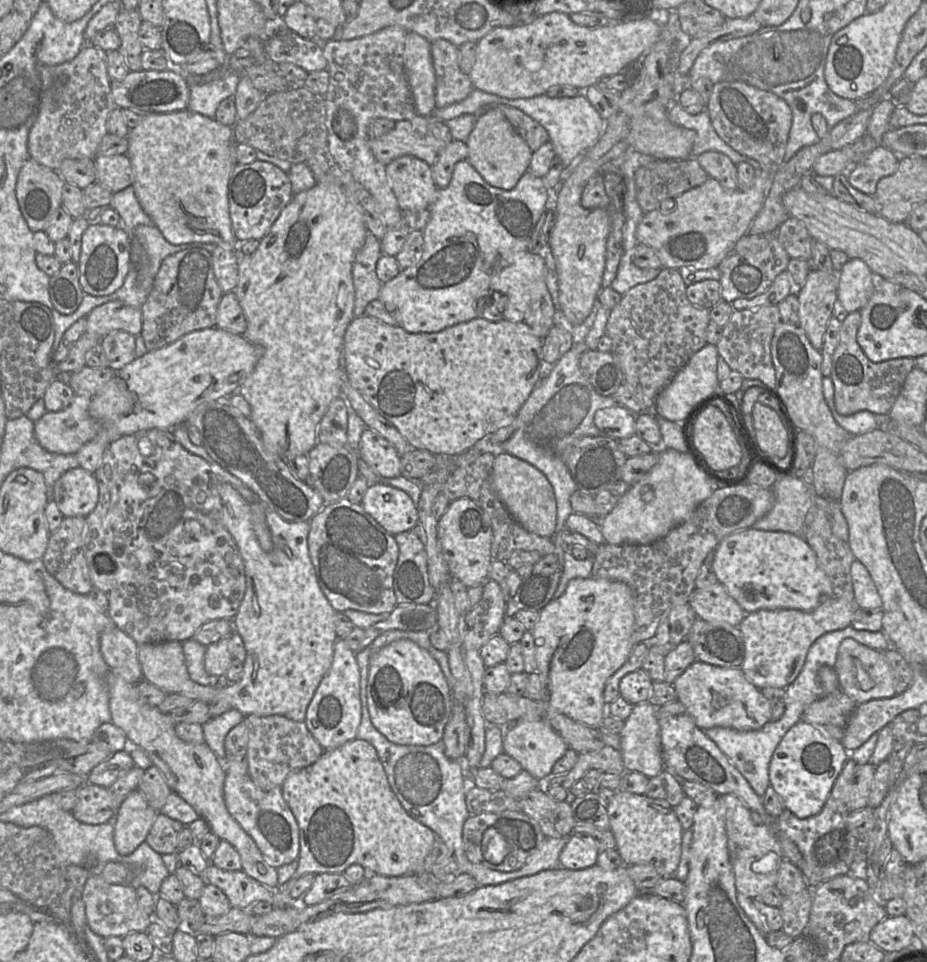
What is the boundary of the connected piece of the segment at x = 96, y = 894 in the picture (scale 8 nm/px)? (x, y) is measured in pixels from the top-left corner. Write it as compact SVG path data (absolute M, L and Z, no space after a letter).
M91 873L88 877L81 893L81 900L85 906L87 926L104 939L110 936L124 937L130 933L145 932L154 921L140 909L134 885L109 884L99 873Z

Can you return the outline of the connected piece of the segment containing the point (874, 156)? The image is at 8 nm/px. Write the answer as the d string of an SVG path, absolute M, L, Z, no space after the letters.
M880 145L863 162L851 166L846 172L847 180L854 188L874 196L879 180L897 171L899 158L893 151Z

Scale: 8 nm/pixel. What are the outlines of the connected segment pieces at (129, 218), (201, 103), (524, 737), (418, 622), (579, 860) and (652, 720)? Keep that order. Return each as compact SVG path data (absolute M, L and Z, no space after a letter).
M132 185L112 194L110 207L120 215L123 225L119 227L126 229L132 235L133 230L139 225L155 226L141 207Z
M229 69L222 72L223 76L216 80L191 84L187 110L215 118L220 102L234 96L241 74L241 72L234 72Z
M522 720L503 728L503 753L518 761L524 771L541 782L550 778L555 763L569 750L566 742L545 720Z
M434 600L430 604L398 604L387 619L365 629L359 649L368 647L381 634L391 630L426 631L436 624Z
M571 833L560 853L560 866L570 870L581 870L597 864L599 850L580 836Z
M643 702L633 705L619 733L625 770L652 778L664 770L657 707Z

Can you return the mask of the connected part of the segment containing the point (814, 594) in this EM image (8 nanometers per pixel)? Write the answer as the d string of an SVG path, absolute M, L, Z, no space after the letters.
M752 527L732 533L725 537L713 551L711 568L718 583L725 586L729 595L746 613L779 609L811 611L824 599L834 596L832 584L818 566L812 548L802 537L791 533L755 530Z

